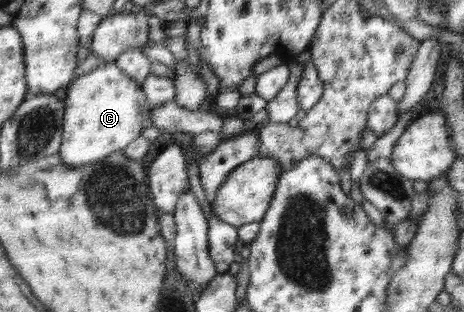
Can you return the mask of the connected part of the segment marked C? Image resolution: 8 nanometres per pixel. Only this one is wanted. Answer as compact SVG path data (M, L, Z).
M114 61L82 73L67 86L63 134L58 155L65 166L79 167L125 150L142 134L146 118L146 96L142 86Z

